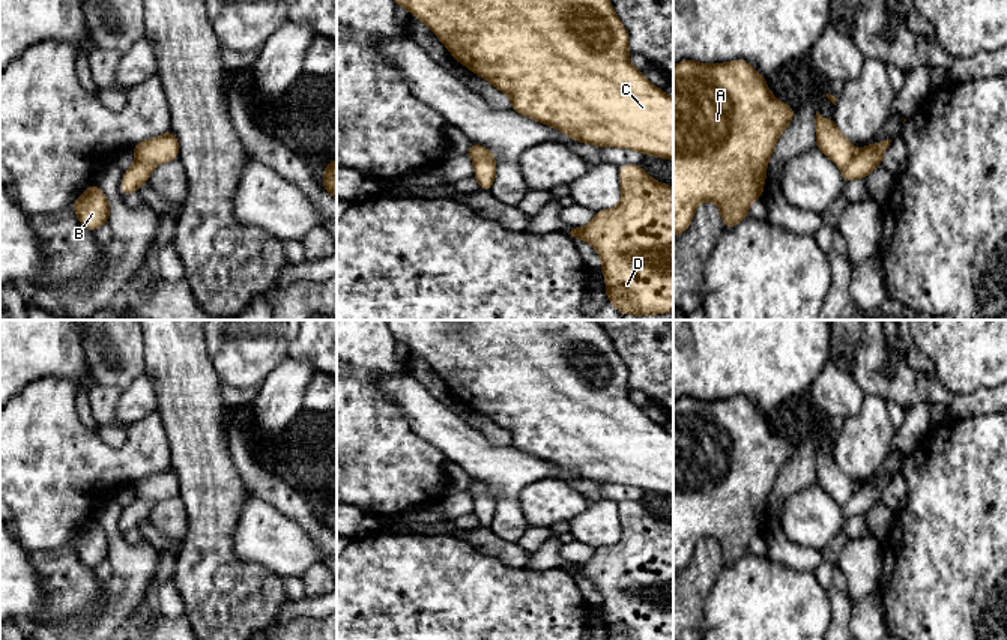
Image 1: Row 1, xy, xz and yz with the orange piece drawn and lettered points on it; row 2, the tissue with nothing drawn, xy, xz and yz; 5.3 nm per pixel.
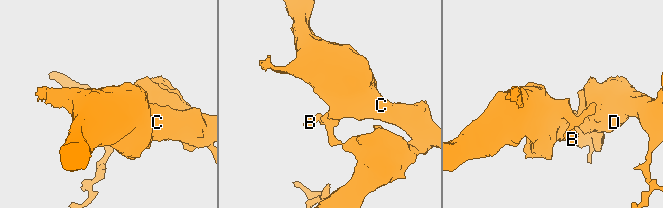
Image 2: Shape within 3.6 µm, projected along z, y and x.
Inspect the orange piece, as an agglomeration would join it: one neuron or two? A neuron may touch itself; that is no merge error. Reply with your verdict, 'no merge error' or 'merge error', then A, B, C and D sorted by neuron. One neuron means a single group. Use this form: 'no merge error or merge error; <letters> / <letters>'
merge error; A C / B D

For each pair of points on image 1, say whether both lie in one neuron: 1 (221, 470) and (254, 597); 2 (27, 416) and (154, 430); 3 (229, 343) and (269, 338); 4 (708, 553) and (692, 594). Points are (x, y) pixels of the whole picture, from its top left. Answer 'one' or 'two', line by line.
1: one
2: one
3: one
4: one

